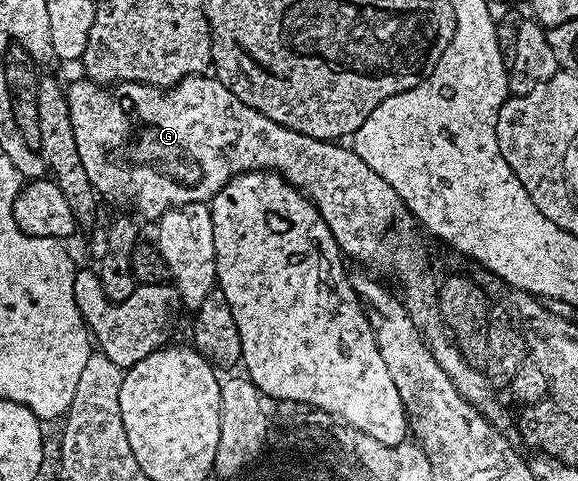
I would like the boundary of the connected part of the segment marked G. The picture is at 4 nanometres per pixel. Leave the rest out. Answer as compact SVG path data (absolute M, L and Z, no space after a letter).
M212 74L187 76L170 88L135 84L132 80L105 86L87 78L79 79L72 85L69 83L66 88L70 126L74 130L74 142L78 142L78 158L82 158L82 167L101 201L132 204L134 211L156 222L172 208L211 201L218 190L222 190L222 186L226 186L232 177L241 172L277 172L311 200L322 214L326 226L330 226L345 257L357 260L361 269L395 285L414 326L418 326L420 337L426 342L430 354L434 354L434 362L446 370L458 394L462 394L462 398L466 398L468 404L473 404L496 428L507 429L507 410L496 401L497 393L488 384L483 371L470 366L462 358L442 318L438 280L432 277L434 272L430 267L430 258L428 262L428 254L420 245L421 233L417 221L405 206L404 199L377 172L370 170L370 166L366 166L366 162L362 162L362 158L358 158L351 147L331 140L310 138L298 130L290 130L266 118L266 114L246 106L242 98L235 96Z

